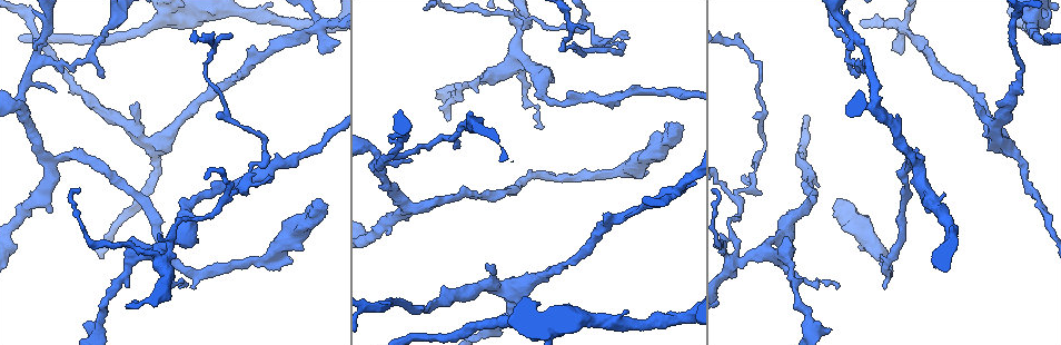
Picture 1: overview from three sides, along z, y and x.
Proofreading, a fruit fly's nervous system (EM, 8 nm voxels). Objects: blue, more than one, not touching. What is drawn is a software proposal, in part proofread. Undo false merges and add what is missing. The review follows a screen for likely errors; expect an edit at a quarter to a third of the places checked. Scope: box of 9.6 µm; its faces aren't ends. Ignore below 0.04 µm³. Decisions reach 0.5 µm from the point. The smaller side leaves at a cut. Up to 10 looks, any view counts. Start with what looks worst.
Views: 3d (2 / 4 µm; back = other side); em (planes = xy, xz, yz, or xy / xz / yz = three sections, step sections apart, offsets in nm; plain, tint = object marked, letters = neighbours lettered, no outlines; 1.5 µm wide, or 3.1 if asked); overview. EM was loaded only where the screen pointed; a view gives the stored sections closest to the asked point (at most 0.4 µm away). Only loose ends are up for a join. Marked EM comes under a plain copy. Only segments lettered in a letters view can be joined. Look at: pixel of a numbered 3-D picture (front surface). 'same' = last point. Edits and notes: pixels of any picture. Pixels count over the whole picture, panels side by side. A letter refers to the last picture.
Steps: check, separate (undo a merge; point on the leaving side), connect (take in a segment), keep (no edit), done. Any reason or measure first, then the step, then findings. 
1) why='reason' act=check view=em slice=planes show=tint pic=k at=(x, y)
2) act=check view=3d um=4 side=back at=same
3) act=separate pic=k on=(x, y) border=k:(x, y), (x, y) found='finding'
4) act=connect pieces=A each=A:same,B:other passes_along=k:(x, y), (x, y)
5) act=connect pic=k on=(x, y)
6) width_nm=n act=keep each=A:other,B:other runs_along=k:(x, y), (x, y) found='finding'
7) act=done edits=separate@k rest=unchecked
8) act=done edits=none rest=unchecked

why='branch point' act=check view=em slice=planes show=tint pic=1 at=(904, 30)

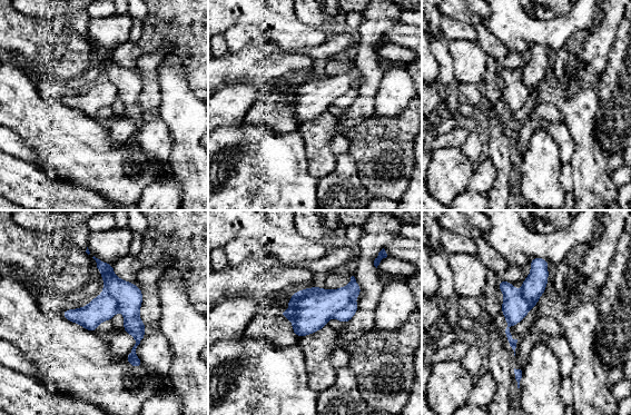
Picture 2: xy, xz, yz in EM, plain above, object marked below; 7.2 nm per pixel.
why='what lies round it' act=check view=em slice=planes show=letters at=same

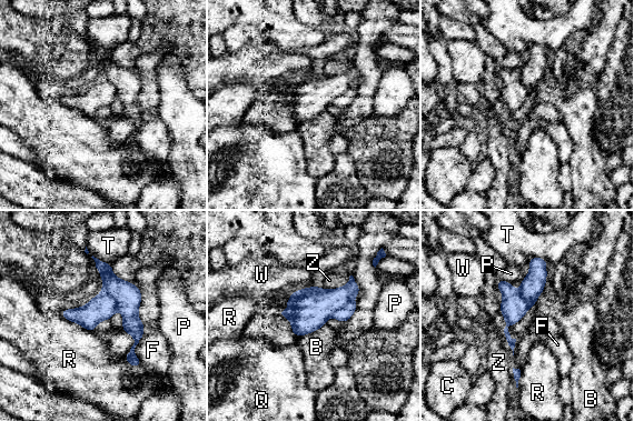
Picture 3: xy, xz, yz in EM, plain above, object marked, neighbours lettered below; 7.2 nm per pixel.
width_nm=190 act=separate pic=3 on=(128, 296) each=B:other,C:other,F:other,P:other,Q:other,R:other,T:other,W:other,Z:other found='two cells meet here'

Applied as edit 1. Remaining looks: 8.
why='redraw' act=check view=overview

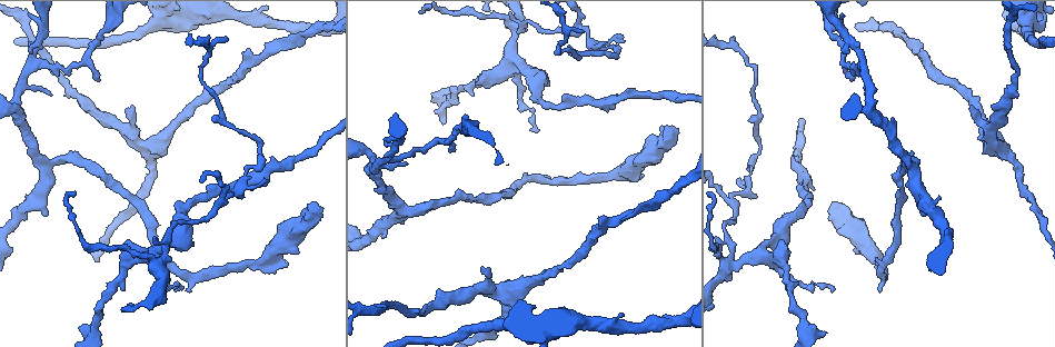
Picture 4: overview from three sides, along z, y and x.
why='three arms meet' act=check view=3d um=4 pic=4 at=(402, 214)

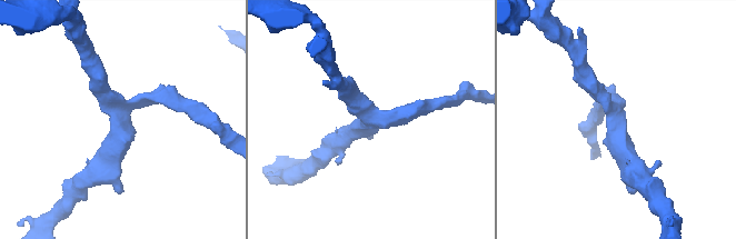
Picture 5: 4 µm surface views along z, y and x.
arms=3 arm_widths_nm=220,260,320 act=check view=em slice=planes show=letters pic=5 at=(123, 111)

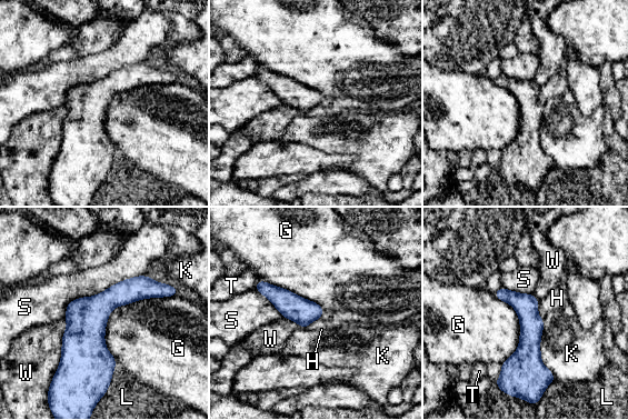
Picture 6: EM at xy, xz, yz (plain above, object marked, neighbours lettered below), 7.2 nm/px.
longest_contact=S:650nm act=keep each=G:other,H:other,K:other,L:other,S:other,T:other,W:other border=6:(539, 301), (538, 314), (542, 319) found='one cell here'

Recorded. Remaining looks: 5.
why='sharp bend' act=check view=3d um=2 side=back pic=4 at=(759, 250)

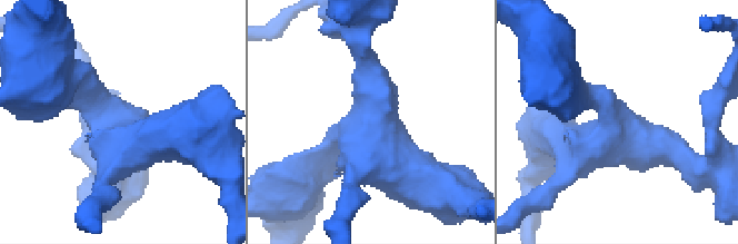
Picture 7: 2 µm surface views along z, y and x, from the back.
act=check view=em slice=planes show=tint pic=7 at=(367, 121)

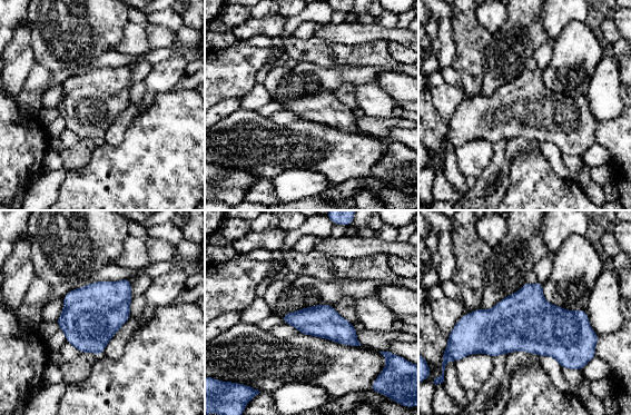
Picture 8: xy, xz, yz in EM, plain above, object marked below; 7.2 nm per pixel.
why='see the neighbours' act=check view=em slice=planes show=letters at=same

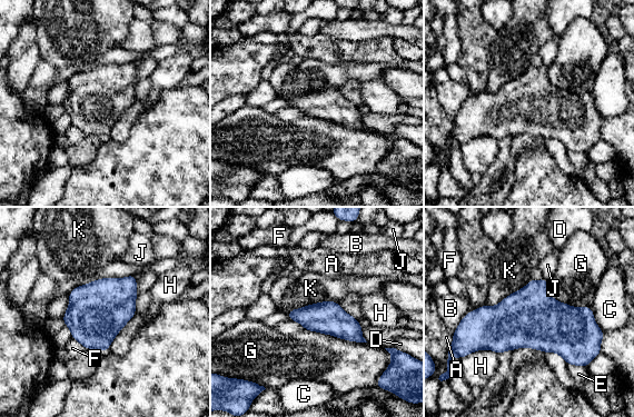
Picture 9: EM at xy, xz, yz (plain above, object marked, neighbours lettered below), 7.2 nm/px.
width_nm=420 act=keep each=A:other,B:other,C:other,D:other,E:other,F:other,G:other,H:other,J:other,K:other border=9:(305, 329), (366, 343) found='continuous, no second cell'

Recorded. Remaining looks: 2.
why='tapers out' act=check view=em slice=planes show=tint pic=4 at=(96, 80)

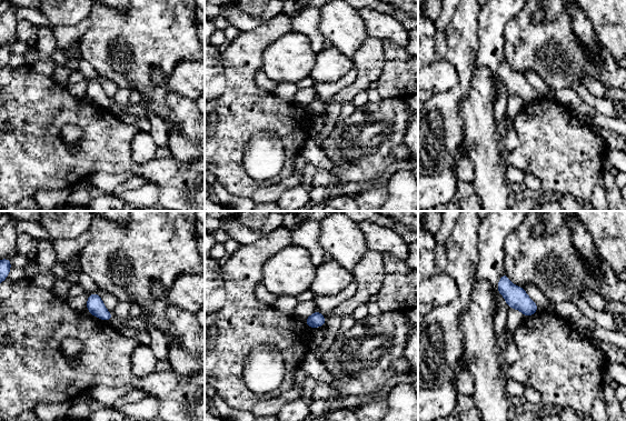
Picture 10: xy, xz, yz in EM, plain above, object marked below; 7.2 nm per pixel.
why='see the neighbours' act=check view=em slice=planes show=letters at=same

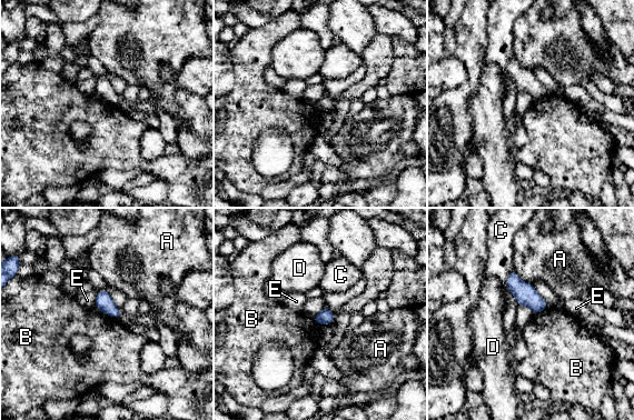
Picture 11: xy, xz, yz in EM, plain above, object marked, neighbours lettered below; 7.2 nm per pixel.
act=keep each=A:other,B:other,C:other,D:other,E:other border=11:(98, 309), (116, 319) found='no lettered segment goes on from it'

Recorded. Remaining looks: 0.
act=done edits=separate@3 rest=unchecked

